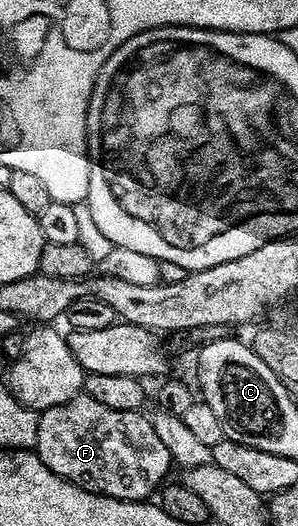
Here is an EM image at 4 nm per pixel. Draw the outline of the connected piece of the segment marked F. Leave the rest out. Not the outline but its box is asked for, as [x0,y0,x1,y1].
[36,393,172,502]

